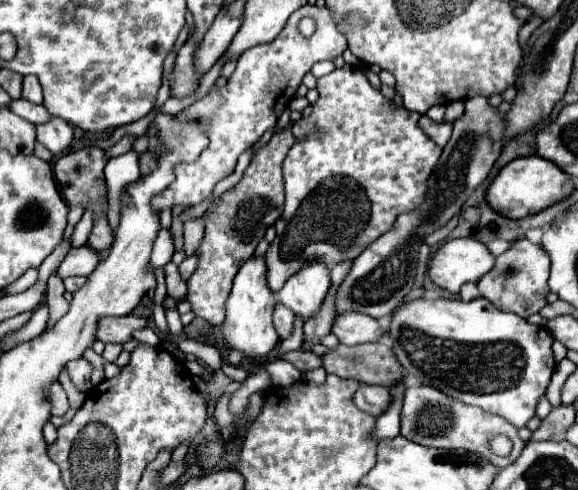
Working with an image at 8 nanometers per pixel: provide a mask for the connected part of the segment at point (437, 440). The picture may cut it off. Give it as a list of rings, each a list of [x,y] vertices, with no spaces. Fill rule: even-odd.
[[[410,386],[404,392],[404,408],[402,408],[402,428],[400,428],[400,436],[422,444],[422,446],[430,446],[430,448],[446,448],[446,450],[468,450],[472,454],[482,456],[484,460],[488,460],[490,464],[498,466],[498,468],[506,468],[508,464],[516,462],[518,456],[522,454],[522,448],[526,446],[524,440],[520,440],[518,436],[518,428],[514,428],[512,424],[506,424],[506,420],[502,420],[500,416],[488,414],[476,406],[468,406],[448,394],[444,394],[438,388],[432,386]],[[496,434],[506,434],[508,438],[512,438],[514,448],[510,452],[510,456],[500,458],[494,456],[488,450],[488,440]]]

